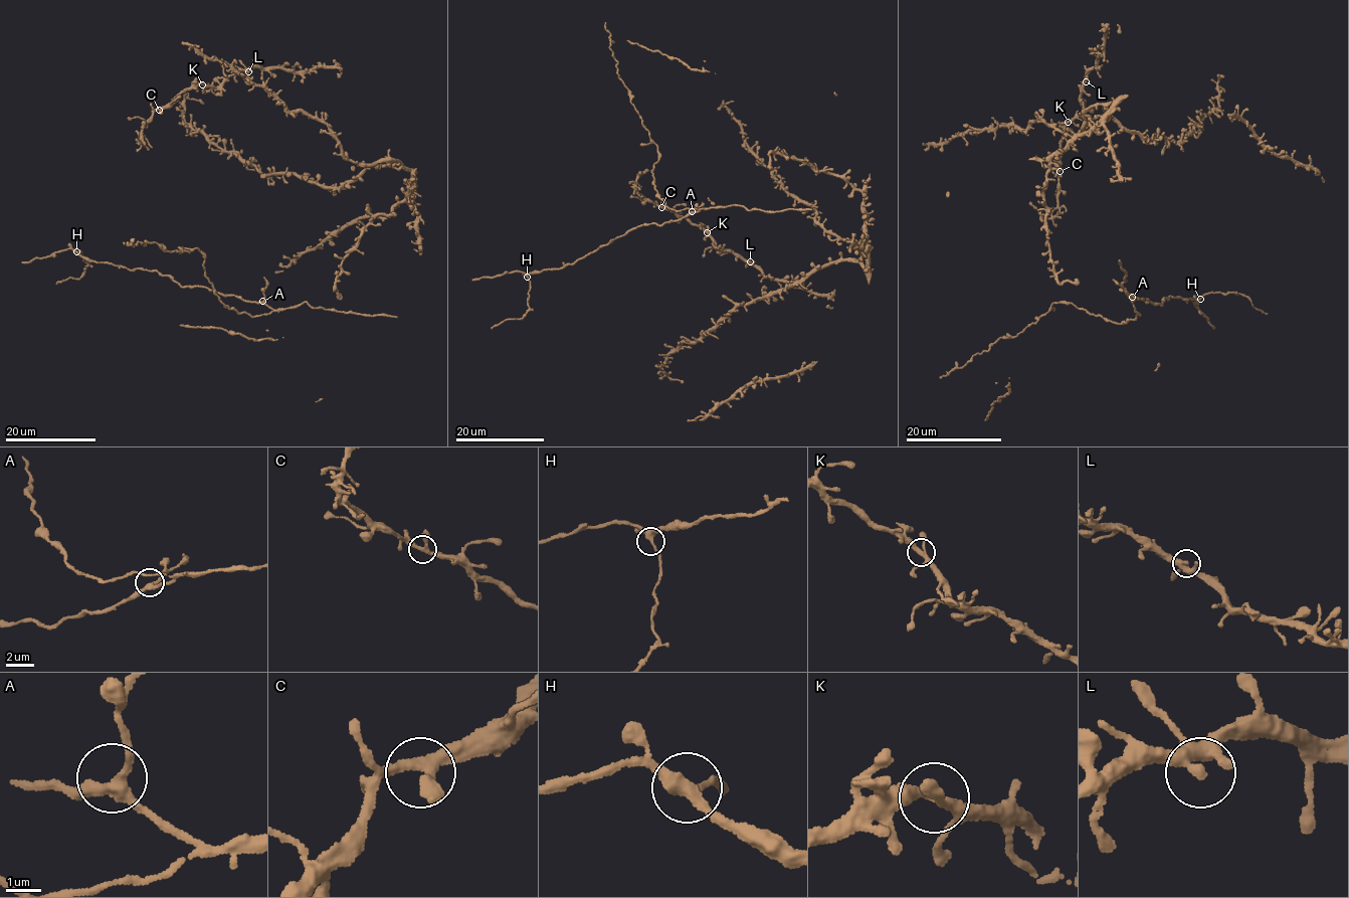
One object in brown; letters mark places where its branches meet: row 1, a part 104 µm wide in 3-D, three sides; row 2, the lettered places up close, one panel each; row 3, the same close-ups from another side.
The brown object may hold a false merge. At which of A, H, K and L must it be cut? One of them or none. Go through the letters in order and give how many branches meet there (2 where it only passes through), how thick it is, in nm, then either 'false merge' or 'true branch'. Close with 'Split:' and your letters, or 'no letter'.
A: 3 branches meet; 260 nm thick; true branch
H: 3 branches meet; 300 nm thick; true branch
K: 3 branches meet; 280 nm thick; true branch
L: 3 branches meet; 240 nm thick; true branch
Split: no letter

